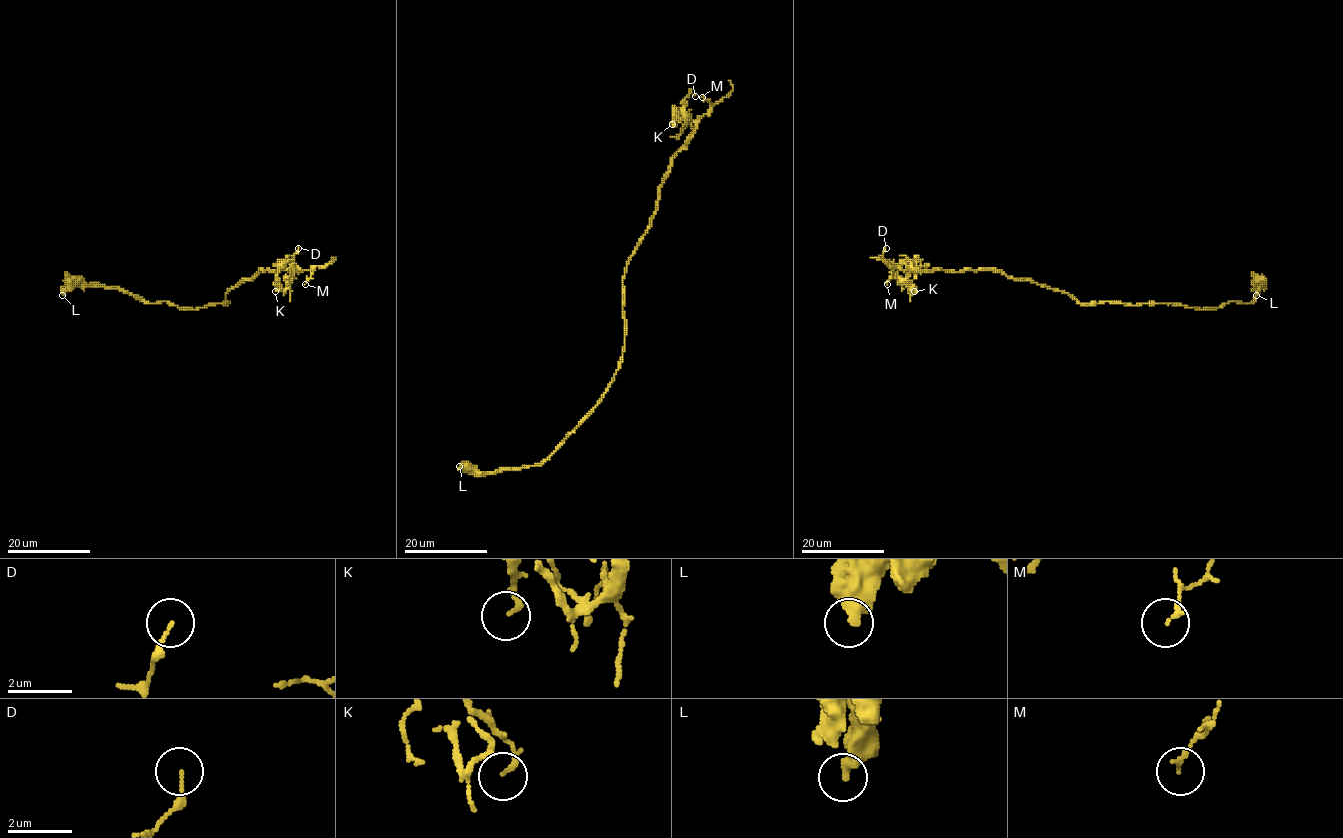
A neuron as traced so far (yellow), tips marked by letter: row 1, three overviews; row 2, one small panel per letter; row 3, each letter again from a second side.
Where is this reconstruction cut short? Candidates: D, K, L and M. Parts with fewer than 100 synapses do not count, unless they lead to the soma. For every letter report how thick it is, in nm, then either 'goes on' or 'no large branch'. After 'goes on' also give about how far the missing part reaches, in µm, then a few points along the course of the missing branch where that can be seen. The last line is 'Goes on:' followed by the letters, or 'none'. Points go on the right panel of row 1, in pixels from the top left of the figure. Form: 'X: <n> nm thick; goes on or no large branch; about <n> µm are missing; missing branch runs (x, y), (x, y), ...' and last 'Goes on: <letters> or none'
D: 130 nm thick; no large branch
K: 160 nm thick; no large branch
L: 500 nm thick; no large branch
M: 130 nm thick; no large branch
Goes on: none

